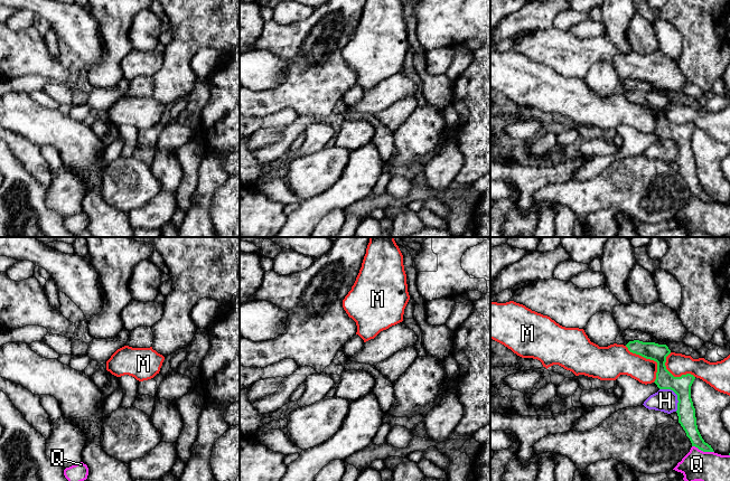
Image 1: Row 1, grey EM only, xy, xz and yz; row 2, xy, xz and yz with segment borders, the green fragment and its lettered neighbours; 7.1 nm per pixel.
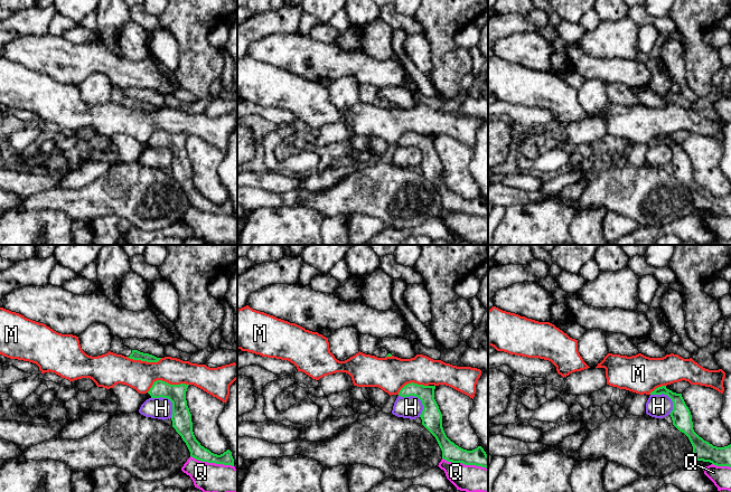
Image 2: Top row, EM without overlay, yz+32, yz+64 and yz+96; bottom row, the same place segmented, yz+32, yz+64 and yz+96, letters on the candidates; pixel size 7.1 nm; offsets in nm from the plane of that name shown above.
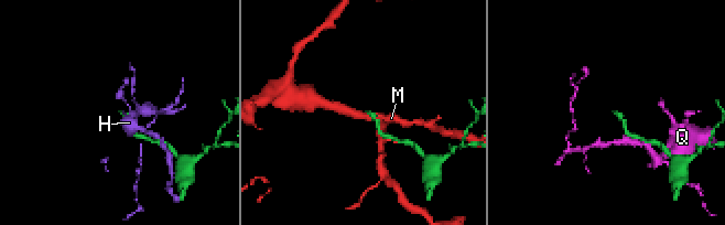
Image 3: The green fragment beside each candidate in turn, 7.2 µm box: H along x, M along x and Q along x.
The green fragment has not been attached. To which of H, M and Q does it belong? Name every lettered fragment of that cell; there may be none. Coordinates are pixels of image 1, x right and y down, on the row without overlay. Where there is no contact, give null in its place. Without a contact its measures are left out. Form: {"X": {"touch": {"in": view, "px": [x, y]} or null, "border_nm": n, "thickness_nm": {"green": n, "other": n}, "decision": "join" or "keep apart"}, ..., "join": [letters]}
{"H": {"touch": {"in": "yz", "px": [676, 143]}, "border_nm": 200, "thickness_nm": {"green": 140, "other": 160}, "decision": "keep apart"}, "M": {"touch": {"in": "yz", "px": [651, 109]}, "border_nm": 340, "thickness_nm": {"green": 130, "other": 220}, "decision": "keep apart"}, "Q": {"touch": {"in": "yz", "px": [703, 200]}, "border_nm": 170, "thickness_nm": {"green": 120, "other": 240}, "decision": "keep apart"}, "join": []}

